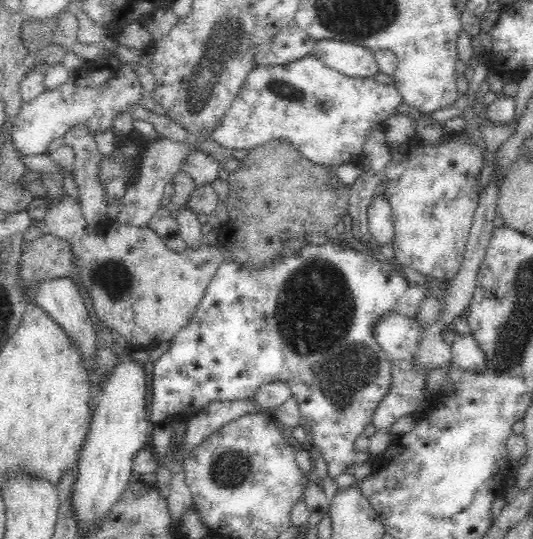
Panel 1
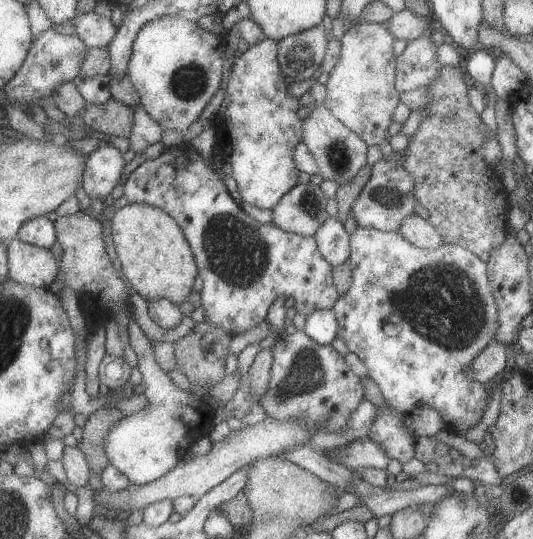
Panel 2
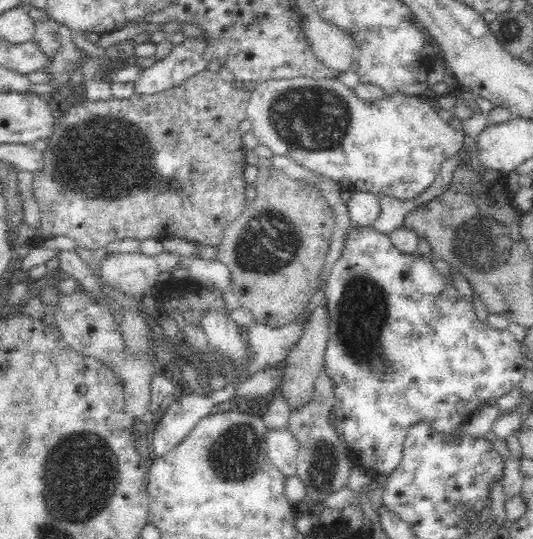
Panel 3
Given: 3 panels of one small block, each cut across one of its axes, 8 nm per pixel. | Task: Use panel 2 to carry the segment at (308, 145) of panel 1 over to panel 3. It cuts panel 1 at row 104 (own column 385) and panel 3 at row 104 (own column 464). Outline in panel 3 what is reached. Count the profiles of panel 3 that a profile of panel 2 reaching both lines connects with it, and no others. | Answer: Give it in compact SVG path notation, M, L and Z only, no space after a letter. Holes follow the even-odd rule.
M294 78L292 80L272 80L270 82L256 83L256 87L251 91L251 97L247 104L247 118L252 122L250 131L258 138L260 144L268 146L275 155L287 156L295 160L298 164L305 166L308 170L332 179L342 188L351 191L371 192L375 195L382 193L389 197L410 200L426 191L432 182L434 182L434 178L436 178L438 172L440 172L442 162L448 160L448 158L452 158L462 148L462 140L464 140L465 133L452 129L446 121L438 116L432 106L432 101L424 99L422 96L404 94L384 96L380 100L369 103L360 100L352 89L342 84L340 78L323 81L311 80L310 78Z

